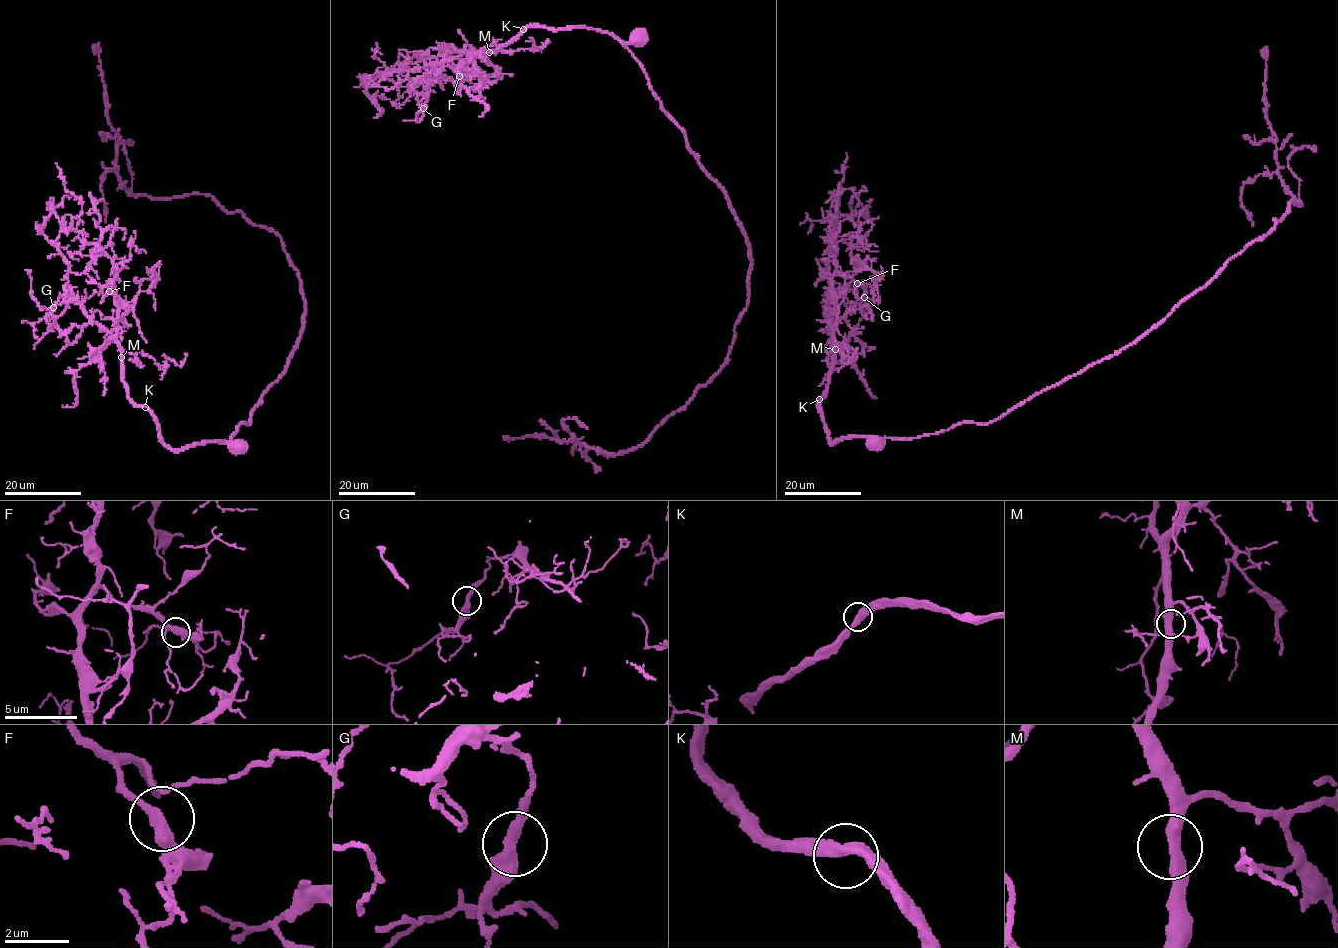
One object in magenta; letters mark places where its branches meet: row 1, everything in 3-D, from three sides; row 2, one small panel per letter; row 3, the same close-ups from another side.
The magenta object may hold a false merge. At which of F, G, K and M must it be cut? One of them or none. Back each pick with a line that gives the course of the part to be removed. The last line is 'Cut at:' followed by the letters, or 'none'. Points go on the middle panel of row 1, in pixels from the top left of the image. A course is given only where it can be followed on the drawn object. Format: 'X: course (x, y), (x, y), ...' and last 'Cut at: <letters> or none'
Cut at: none

